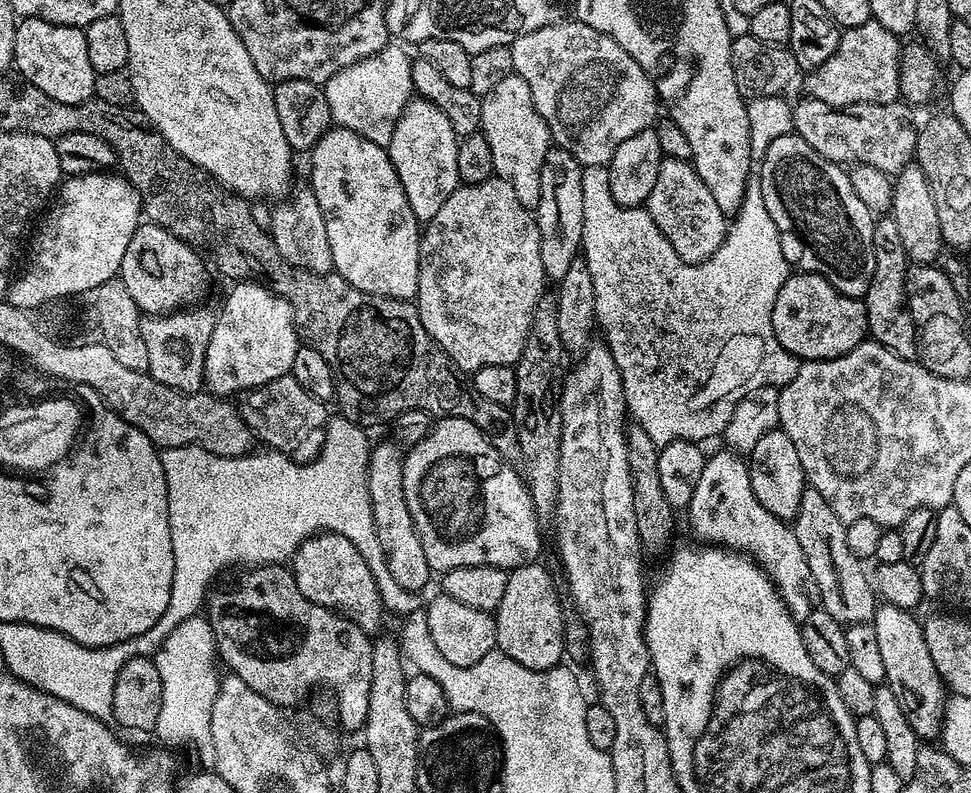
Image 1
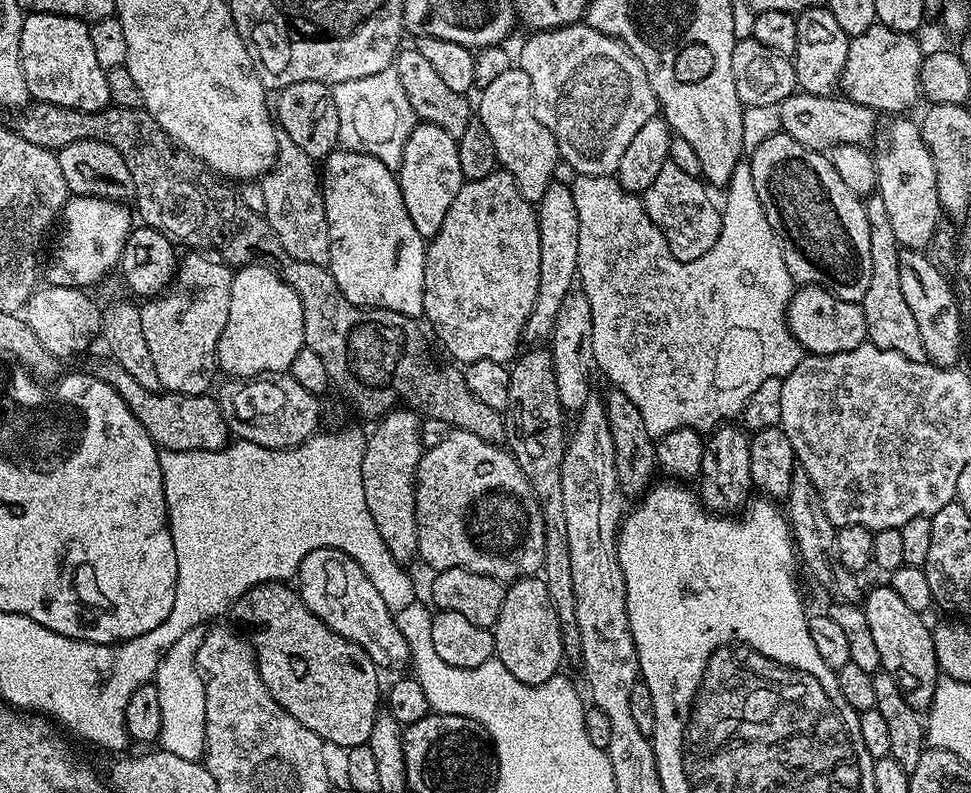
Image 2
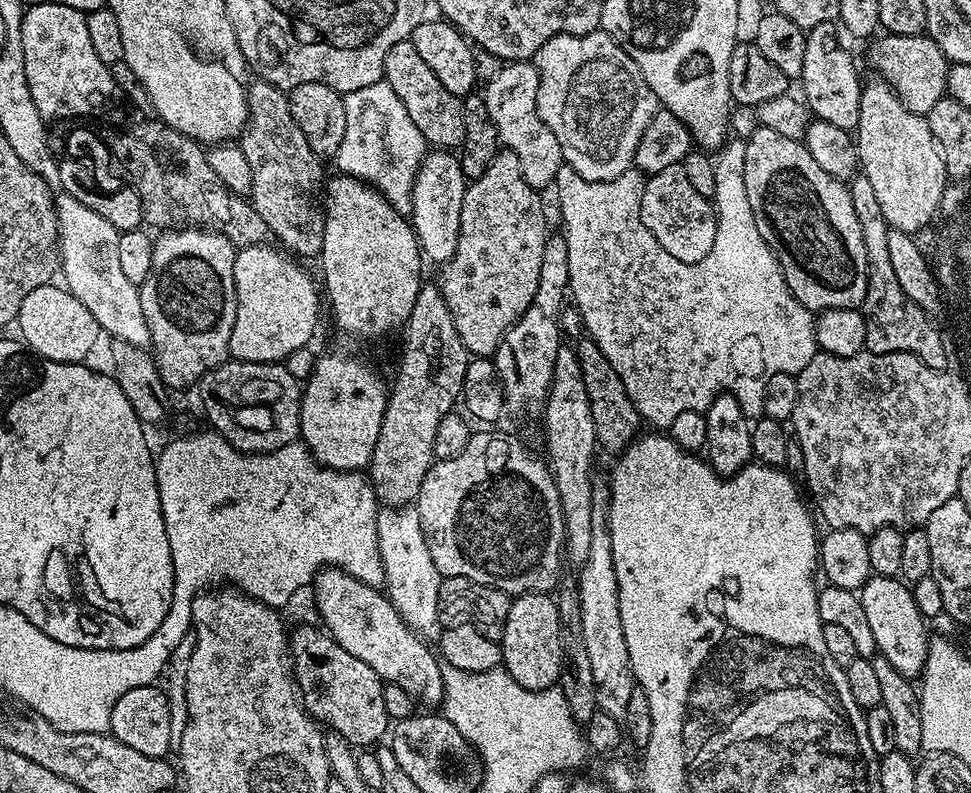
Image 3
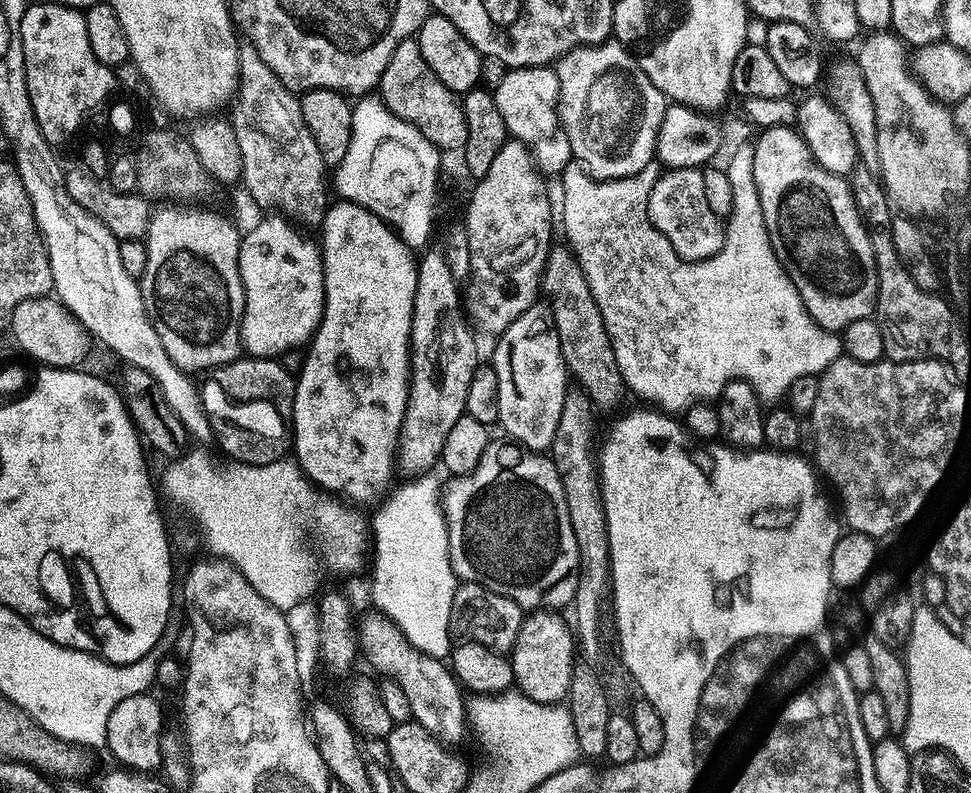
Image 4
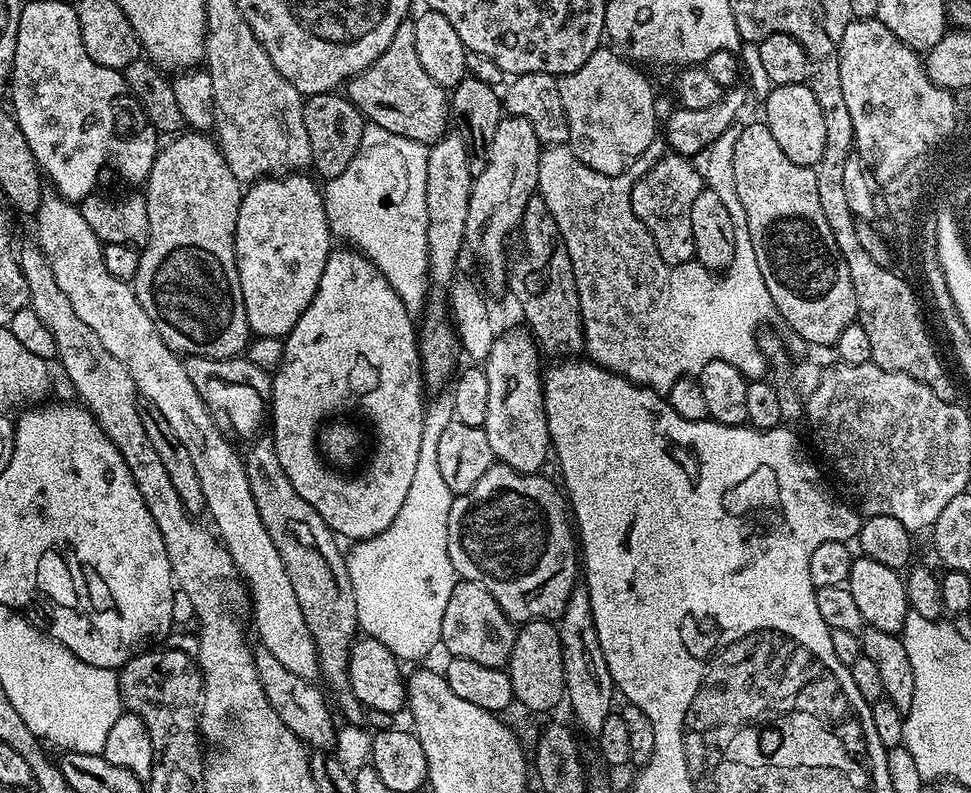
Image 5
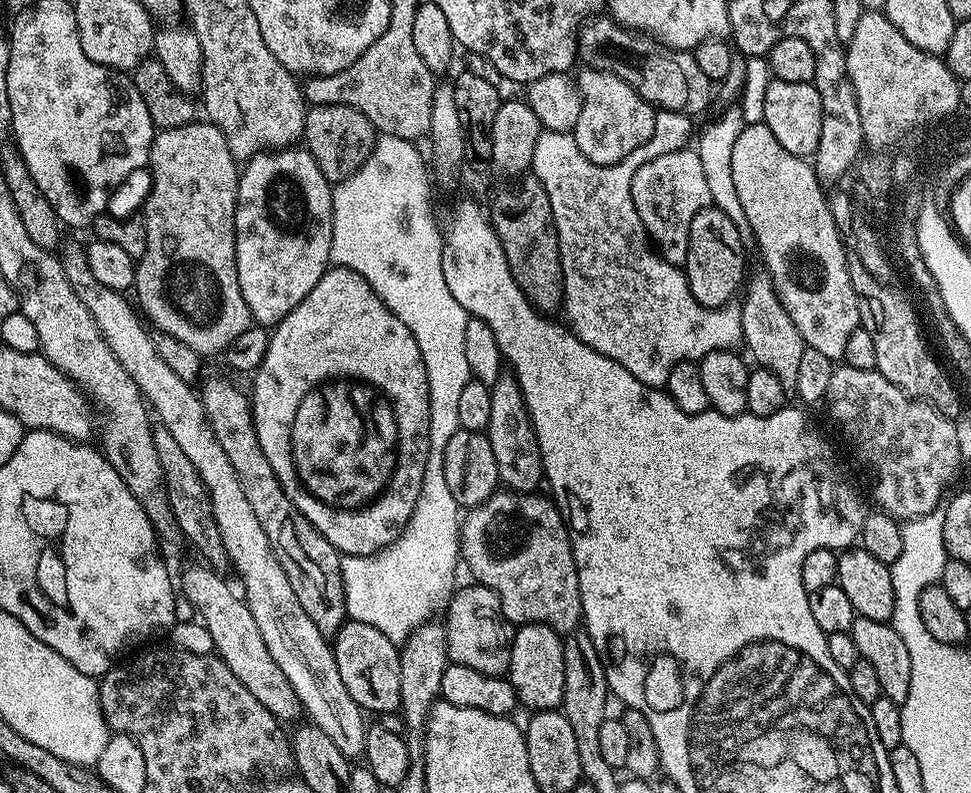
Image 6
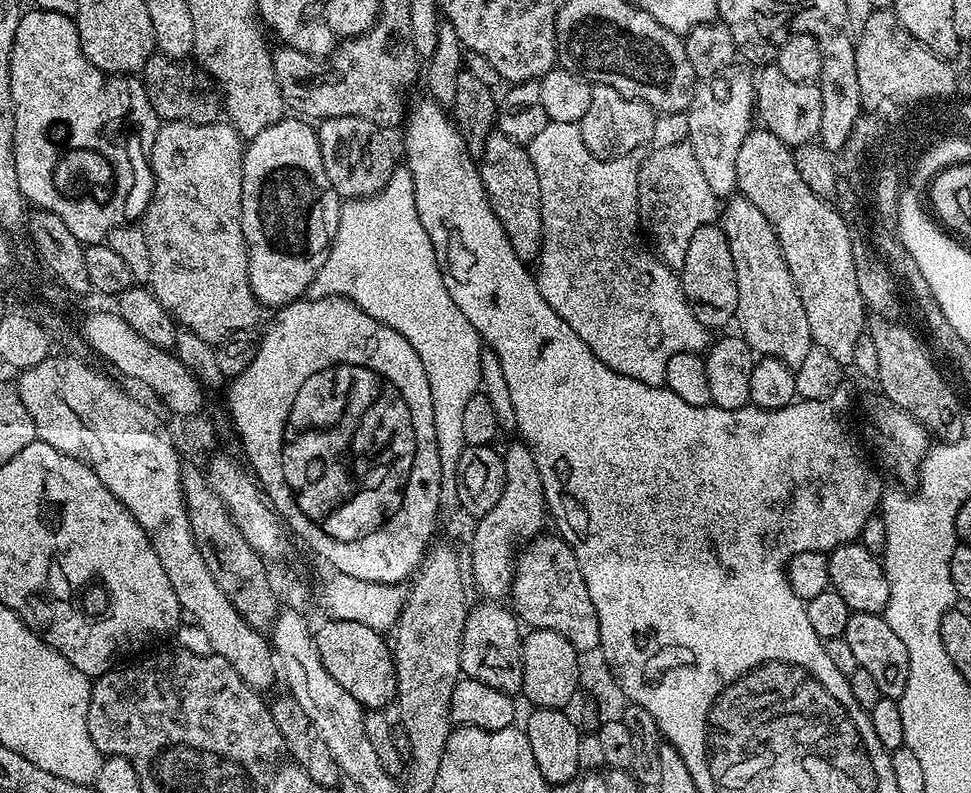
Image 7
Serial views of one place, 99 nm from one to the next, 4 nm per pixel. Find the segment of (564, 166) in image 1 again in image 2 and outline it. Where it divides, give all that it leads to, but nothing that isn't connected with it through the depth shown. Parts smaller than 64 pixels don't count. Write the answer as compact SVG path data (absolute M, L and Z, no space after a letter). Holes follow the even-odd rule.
M560 178L553 179L538 205L538 219L538 294L524 327L523 339L532 340L528 342L544 342L551 337L563 299L578 280L578 206L574 206L571 183L563 184Z

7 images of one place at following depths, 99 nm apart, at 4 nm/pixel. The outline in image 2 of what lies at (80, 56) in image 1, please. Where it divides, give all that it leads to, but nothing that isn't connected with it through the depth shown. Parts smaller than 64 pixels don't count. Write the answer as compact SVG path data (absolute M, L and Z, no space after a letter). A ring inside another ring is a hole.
M33 12L25 15L20 31L20 61L29 97L42 104L63 108L77 108L80 112L97 112L109 107L110 89L106 69L98 66L98 57L90 43L89 25L73 16L59 16L53 12Z

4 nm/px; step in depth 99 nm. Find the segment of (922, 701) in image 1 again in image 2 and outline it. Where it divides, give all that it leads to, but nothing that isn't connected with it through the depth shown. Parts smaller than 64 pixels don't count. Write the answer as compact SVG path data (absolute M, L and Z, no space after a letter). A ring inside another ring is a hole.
M890 586L872 588L869 592L867 589L862 607L866 622L870 622L870 635L878 645L881 669L896 679L898 690L902 690L906 702L910 702L912 708L931 708L941 670L934 654L934 638L930 624L924 621L925 617L921 613L910 610L910 607L902 602L901 595Z

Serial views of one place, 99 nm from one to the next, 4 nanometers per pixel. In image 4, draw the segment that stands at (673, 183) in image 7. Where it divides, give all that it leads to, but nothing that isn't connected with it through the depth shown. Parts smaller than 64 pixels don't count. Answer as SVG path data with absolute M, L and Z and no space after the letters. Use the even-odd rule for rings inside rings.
M669 168L661 171L648 194L649 222L664 235L682 260L705 260L724 244L721 221L709 213L703 186L704 174L700 168Z

